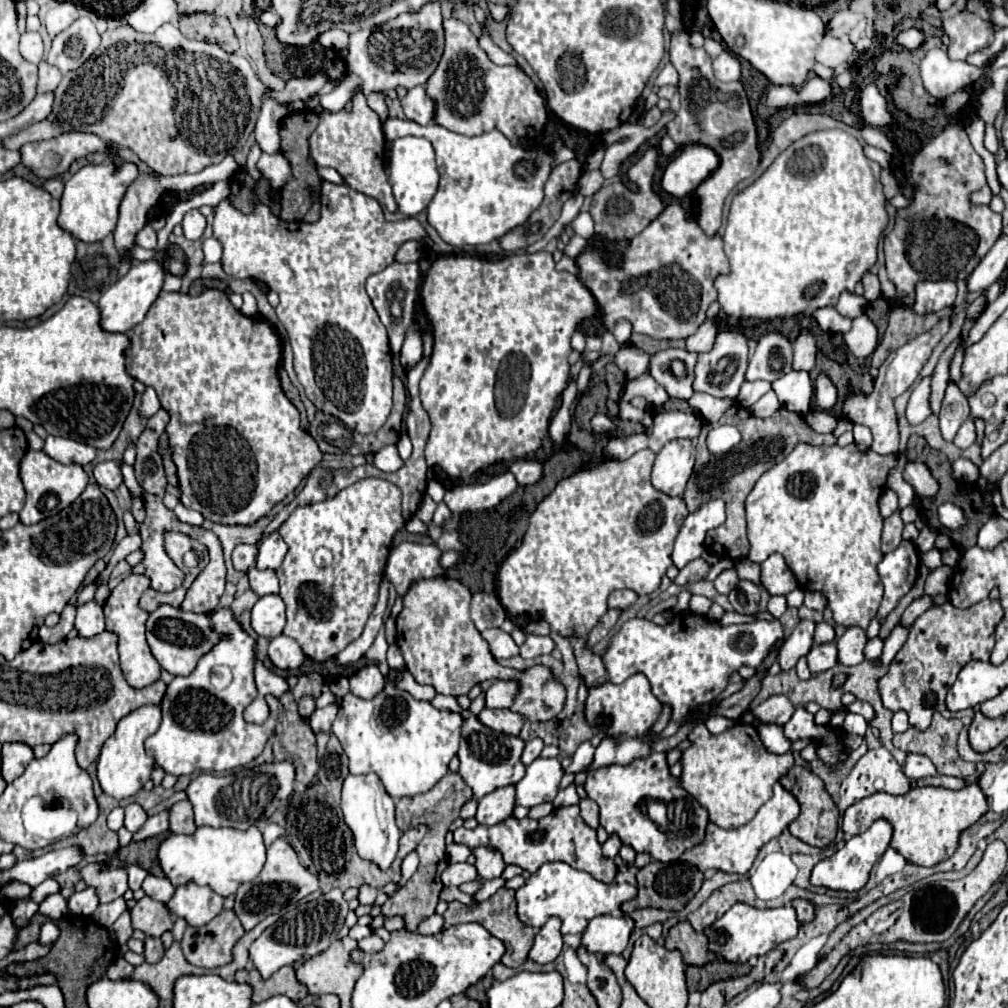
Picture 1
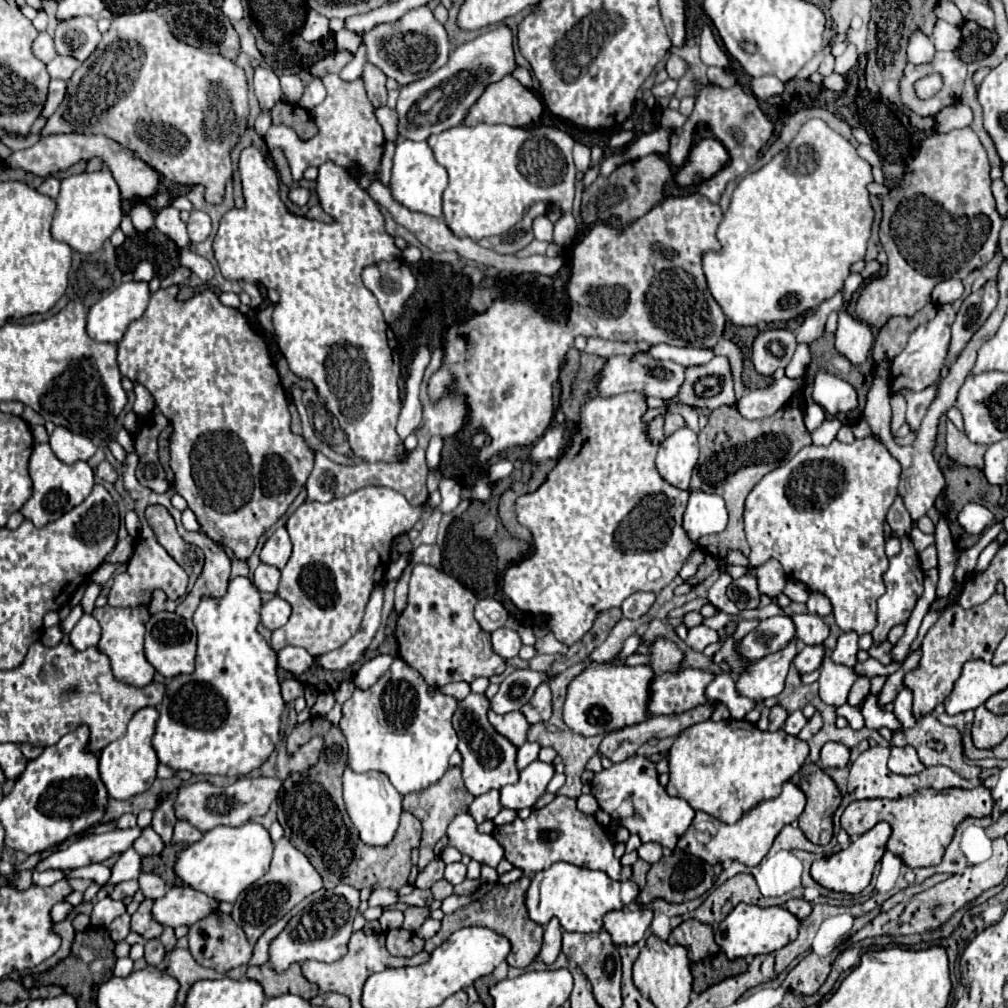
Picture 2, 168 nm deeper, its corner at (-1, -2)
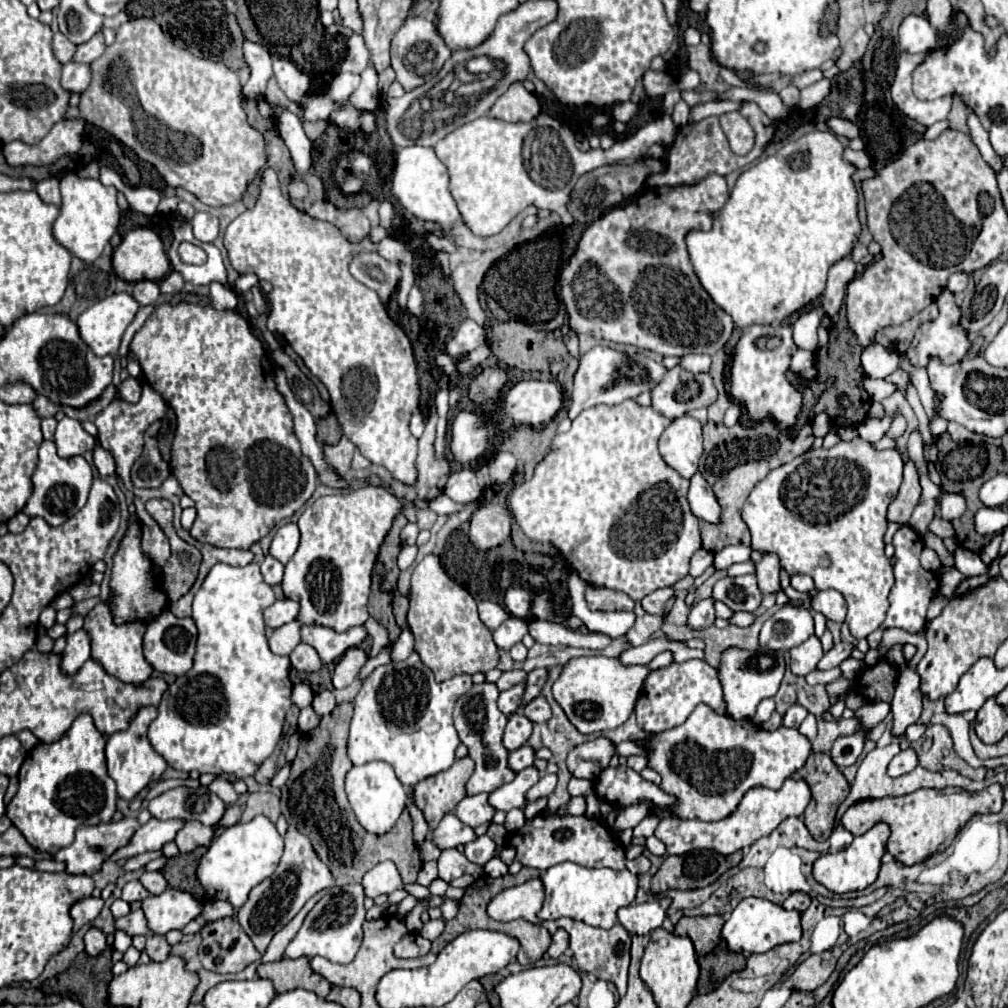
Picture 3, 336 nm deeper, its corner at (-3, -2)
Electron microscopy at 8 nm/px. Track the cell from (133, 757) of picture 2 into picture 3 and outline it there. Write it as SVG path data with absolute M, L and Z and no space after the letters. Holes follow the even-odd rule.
M145 706L137 712L137 716L131 720L127 730L115 732L107 738L107 750L105 752L107 752L109 776L117 782L117 794L123 800L133 800L151 782L151 778L153 778L153 782L157 782L167 768L167 762L153 750L153 746L147 740L147 728L155 720L155 716L157 716L157 708Z

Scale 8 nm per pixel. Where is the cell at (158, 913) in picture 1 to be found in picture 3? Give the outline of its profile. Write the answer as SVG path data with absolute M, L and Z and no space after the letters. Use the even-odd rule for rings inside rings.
M141 910L129 912L129 914L127 914L127 916L123 916L123 918L115 918L115 928L117 928L117 930L127 932L129 936L137 936L137 934L147 936L147 934L149 934L147 920L145 920L145 916L143 916L143 912L141 912Z

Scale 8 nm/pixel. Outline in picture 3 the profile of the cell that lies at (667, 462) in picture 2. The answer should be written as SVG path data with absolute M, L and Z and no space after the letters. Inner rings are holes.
M689 414L673 420L659 438L659 452L683 478L691 478L703 454L701 422Z

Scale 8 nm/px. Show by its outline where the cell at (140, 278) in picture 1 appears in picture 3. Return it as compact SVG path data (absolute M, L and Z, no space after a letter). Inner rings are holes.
M125 292L99 300L77 318L79 336L95 356L117 356L121 336L137 310L139 302Z

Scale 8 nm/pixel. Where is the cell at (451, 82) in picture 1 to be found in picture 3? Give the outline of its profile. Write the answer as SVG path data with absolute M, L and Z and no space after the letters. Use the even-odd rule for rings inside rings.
M515 82L487 114L505 122L531 122L539 114L539 100L521 82Z

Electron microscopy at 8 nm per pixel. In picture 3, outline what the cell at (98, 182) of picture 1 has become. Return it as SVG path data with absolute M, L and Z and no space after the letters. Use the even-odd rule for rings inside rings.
M75 174L63 176L61 184L61 214L53 224L55 240L67 248L73 256L83 262L93 262L103 252L105 244L117 232L119 226L119 206L117 206L117 190L113 186L103 186L95 178L79 178Z

